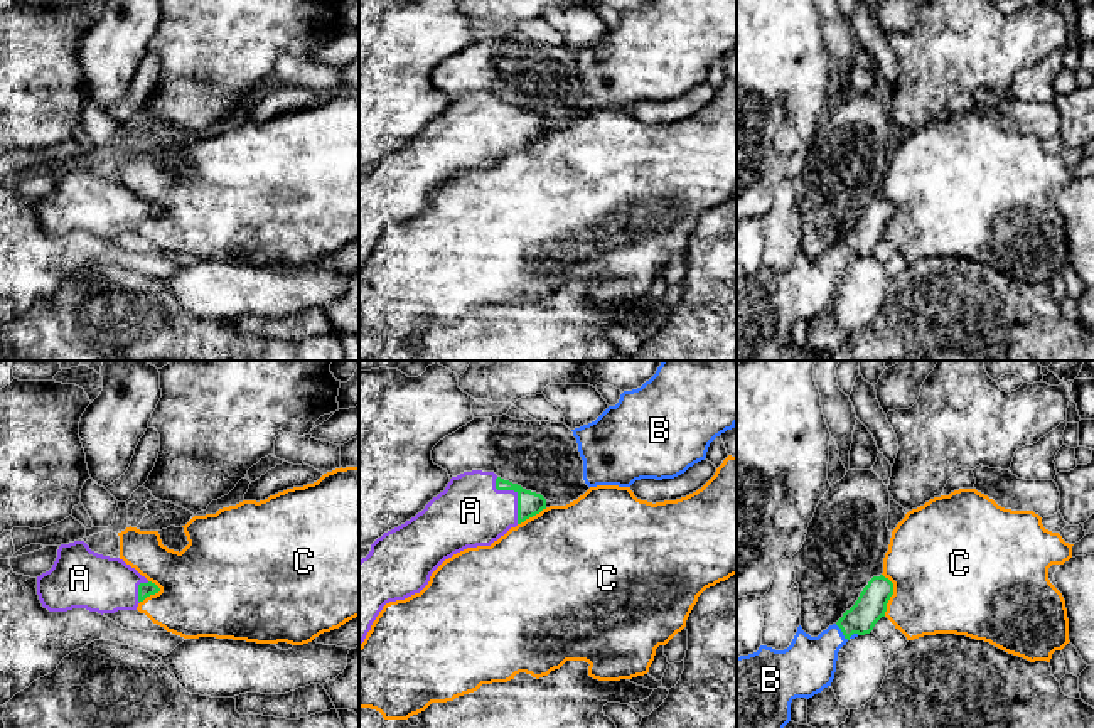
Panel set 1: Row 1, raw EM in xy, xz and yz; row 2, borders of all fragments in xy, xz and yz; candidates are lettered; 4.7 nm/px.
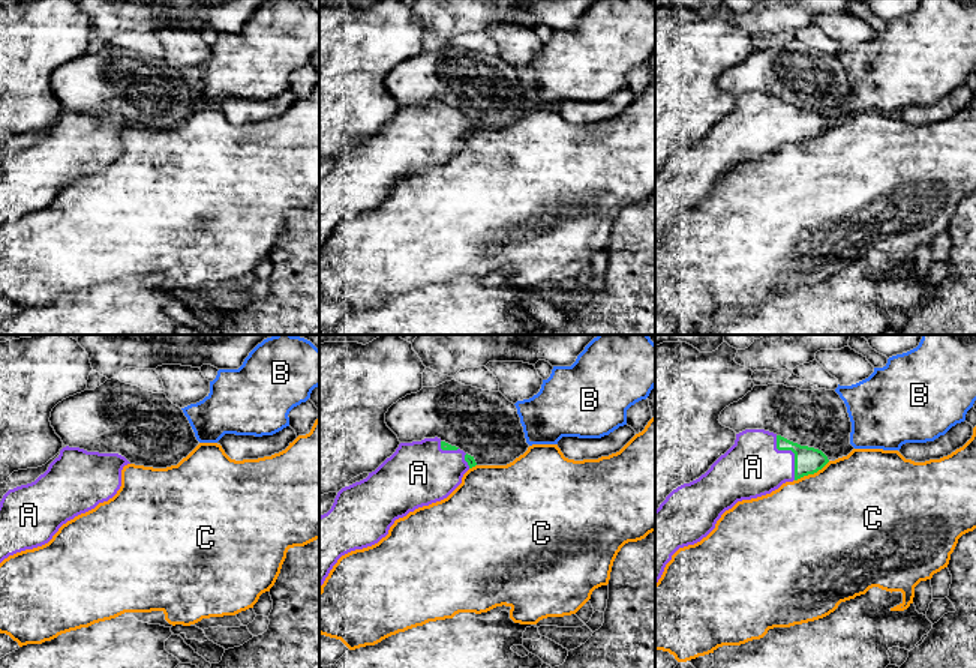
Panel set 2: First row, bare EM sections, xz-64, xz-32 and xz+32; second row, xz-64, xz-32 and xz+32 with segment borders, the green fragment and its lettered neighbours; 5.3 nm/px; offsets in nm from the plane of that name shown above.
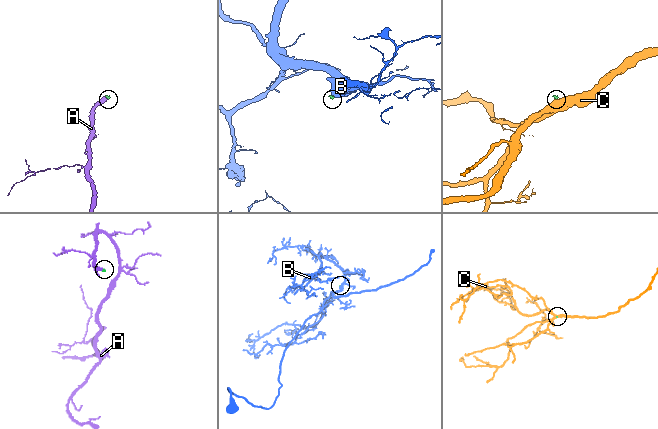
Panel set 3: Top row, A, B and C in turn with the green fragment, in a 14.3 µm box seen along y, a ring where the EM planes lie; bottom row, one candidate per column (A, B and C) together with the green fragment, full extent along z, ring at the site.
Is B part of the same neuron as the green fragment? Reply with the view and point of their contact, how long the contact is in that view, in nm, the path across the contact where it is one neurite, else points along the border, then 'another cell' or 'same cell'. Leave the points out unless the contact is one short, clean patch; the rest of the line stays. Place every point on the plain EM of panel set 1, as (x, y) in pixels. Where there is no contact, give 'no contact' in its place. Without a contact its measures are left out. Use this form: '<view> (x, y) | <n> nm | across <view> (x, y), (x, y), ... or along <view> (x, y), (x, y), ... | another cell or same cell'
yz (847, 260) | 130 nm | across yz (870, 230), (847, 260), (836, 260), (808, 289) | same cell

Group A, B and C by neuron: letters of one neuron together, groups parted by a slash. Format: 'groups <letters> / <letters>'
groups A B / C

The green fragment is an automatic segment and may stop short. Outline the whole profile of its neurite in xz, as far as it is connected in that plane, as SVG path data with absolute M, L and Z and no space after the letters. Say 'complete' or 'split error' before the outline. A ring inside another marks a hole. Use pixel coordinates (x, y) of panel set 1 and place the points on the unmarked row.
split error; M472 93L452 99L445 113L421 135L378 160L369 177L359 184L359 270L386 226L420 216L445 182L467 170L491 169L511 150L543 131L546 121L541 116L504 103L494 94Z

